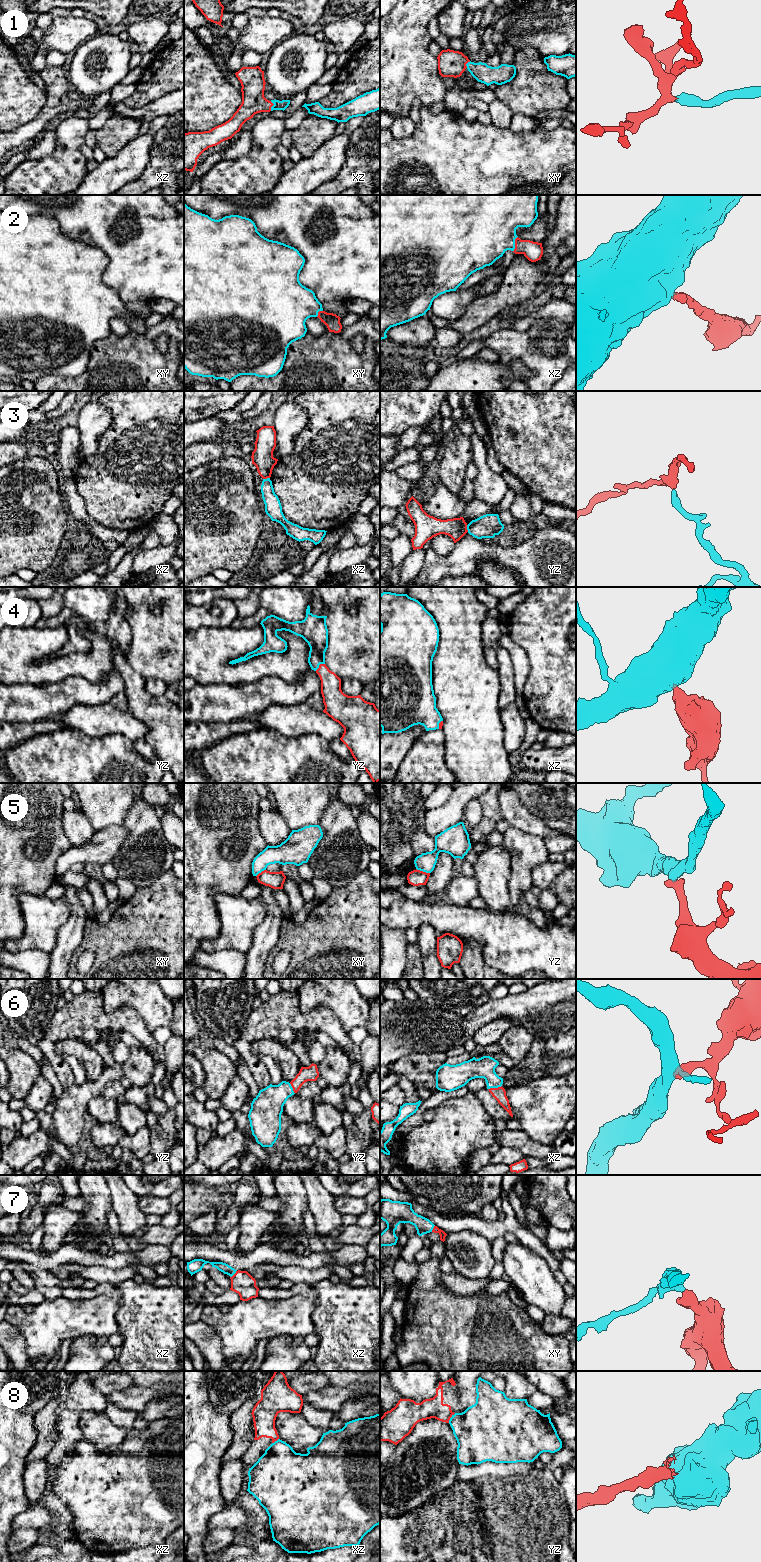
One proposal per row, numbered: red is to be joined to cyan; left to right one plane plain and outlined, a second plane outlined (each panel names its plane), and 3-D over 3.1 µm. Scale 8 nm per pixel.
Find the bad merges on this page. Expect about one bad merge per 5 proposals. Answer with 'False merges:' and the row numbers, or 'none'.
False merges: 3, 5, 8

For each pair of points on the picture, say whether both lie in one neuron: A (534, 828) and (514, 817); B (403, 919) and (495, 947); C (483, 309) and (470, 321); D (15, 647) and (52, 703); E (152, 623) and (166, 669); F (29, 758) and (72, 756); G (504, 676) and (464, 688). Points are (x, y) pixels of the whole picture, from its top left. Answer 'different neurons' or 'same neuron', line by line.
A: same neuron
B: same neuron
C: same neuron
D: different neurons
E: same neuron
F: same neuron
G: different neurons

